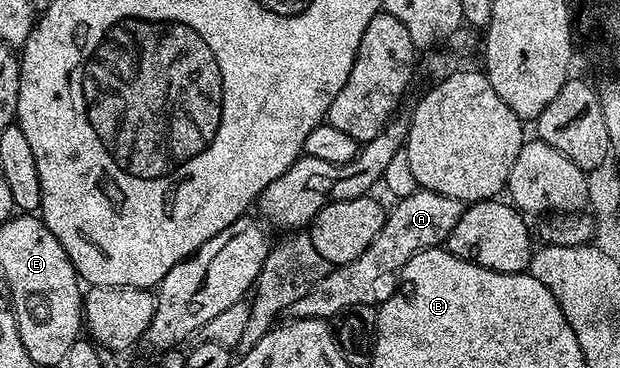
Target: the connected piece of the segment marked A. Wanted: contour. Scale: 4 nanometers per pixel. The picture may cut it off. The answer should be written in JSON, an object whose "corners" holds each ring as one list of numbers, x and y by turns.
{"corners":[[422,190,409,194,400,199,395,209,387,212,387,221,381,226,377,238,361,250,353,262,332,267,305,294,305,298,297,298,289,309,292,317,301,320,322,320,324,318,338,317,340,312,353,306,369,304,372,306,386,302,395,293,399,271,417,254,426,248,440,247,446,241,447,235,457,226,457,218,461,218,465,204,457,198,445,198,445,194,424,192]]}

